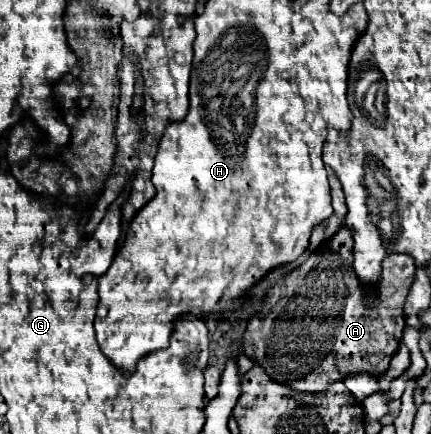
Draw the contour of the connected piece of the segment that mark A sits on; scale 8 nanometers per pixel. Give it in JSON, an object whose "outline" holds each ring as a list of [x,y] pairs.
{"outline":[[[342,227],[324,247],[308,257],[308,261],[290,273],[284,285],[270,289],[264,313],[248,323],[242,353],[262,365],[266,373],[280,383],[290,385],[294,391],[320,393],[330,383],[344,379],[350,373],[378,373],[388,369],[390,357],[400,345],[404,323],[404,301],[414,281],[414,259],[410,255],[388,255],[382,263],[384,279],[380,283],[382,305],[376,309],[366,309],[362,303],[362,287],[352,269],[352,235],[348,227]]]}

